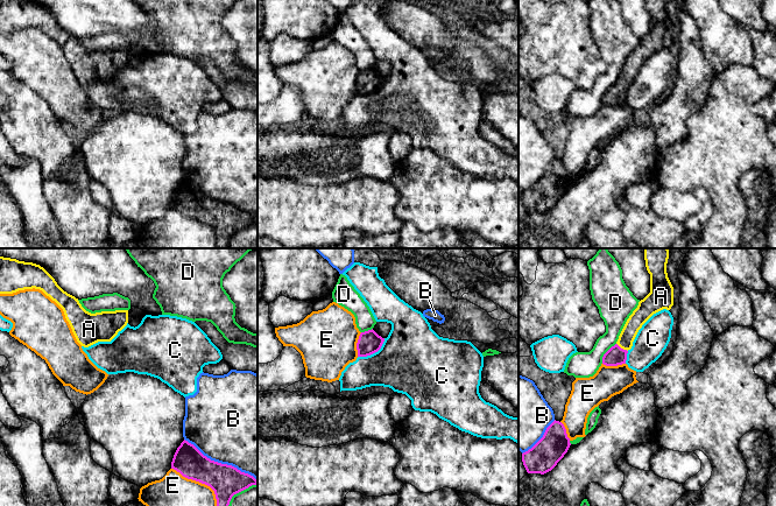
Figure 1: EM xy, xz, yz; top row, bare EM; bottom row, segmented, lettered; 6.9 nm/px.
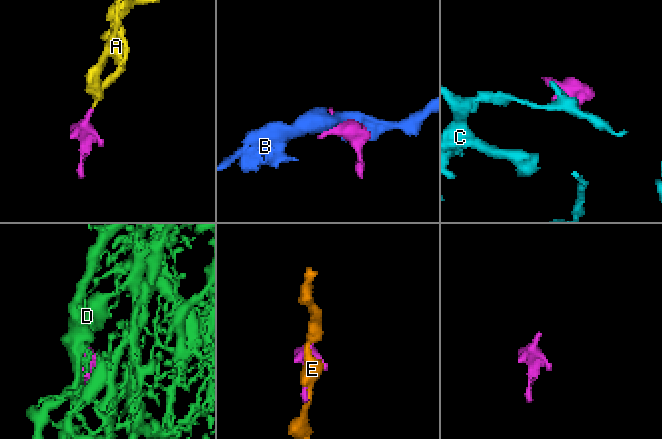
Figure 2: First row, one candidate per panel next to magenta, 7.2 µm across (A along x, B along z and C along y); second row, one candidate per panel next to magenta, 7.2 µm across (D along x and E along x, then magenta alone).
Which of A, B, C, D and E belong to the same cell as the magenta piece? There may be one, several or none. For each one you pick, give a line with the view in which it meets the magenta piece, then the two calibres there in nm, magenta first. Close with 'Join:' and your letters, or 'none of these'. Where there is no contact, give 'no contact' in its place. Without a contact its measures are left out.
A: meets magenta in yz; 130 nm thick on the magenta side, 110 nm on the other
Join: A

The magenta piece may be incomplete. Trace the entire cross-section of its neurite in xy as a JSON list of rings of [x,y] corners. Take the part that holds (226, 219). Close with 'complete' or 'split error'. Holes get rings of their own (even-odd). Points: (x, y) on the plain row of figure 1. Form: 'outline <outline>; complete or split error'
outline [[[185,178],[174,194],[171,208],[188,218],[210,225],[214,230],[218,248],[227,248],[234,233],[258,224],[253,215],[232,204],[211,199]]]; complete

